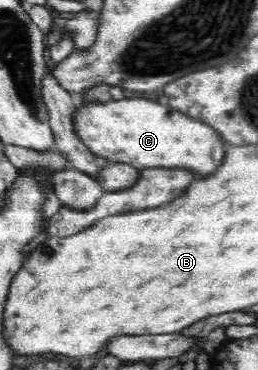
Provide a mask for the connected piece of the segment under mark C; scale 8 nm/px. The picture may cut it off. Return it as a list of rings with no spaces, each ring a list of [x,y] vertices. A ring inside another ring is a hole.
[[[141,97],[101,103],[77,102],[75,133],[93,154],[115,163],[129,163],[138,170],[147,167],[182,167],[205,178],[221,167],[225,143],[213,127]]]

